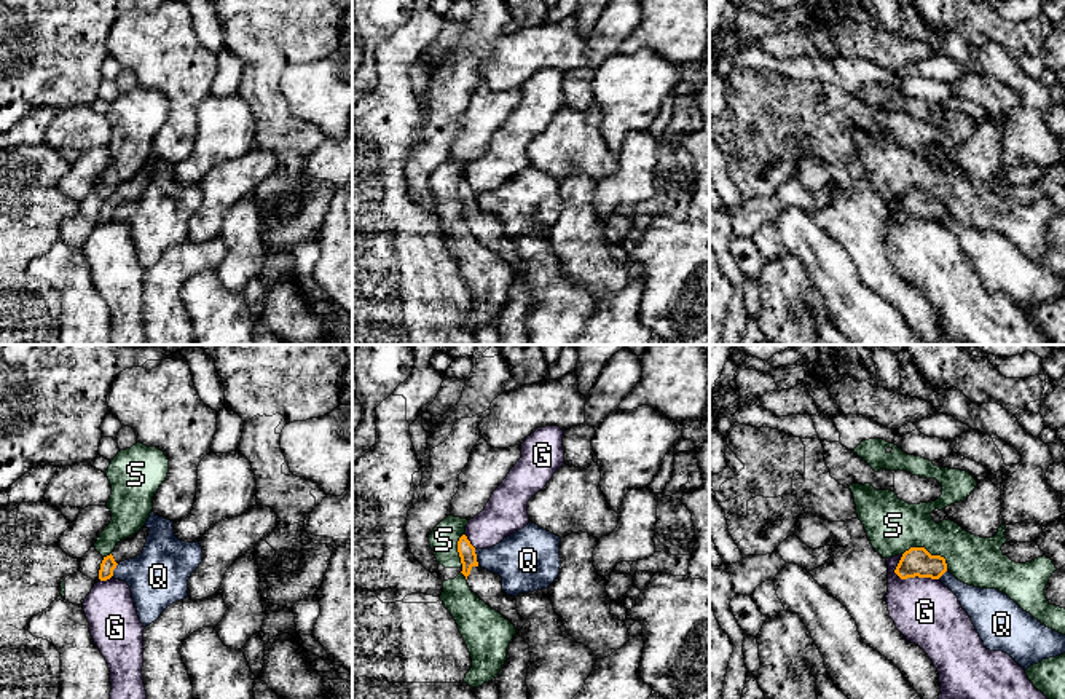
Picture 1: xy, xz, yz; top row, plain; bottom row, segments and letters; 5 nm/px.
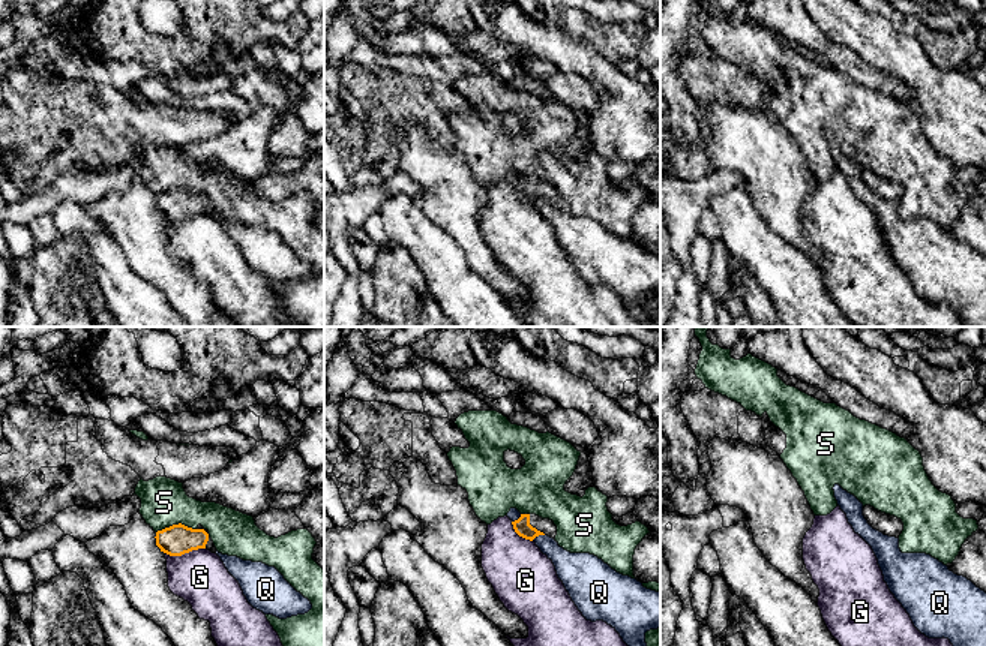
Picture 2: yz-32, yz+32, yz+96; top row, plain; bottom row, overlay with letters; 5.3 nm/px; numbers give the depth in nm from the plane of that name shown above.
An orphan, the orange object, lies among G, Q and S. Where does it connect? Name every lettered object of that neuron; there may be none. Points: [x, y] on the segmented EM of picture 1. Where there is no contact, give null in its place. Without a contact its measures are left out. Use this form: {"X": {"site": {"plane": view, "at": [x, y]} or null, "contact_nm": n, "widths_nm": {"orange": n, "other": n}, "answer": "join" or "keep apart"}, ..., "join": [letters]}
{"G": {"site": {"plane": "yz", "at": [915, 575]}, "contact_nm": 240, "widths_nm": {"orange": 140, "other": 320}, "answer": "keep apart"}, "Q": {"site": {"plane": "xz", "at": [475, 557]}, "contact_nm": 90, "widths_nm": {"orange": 80, "other": 300}, "answer": "keep apart"}, "S": {"site": {"plane": "yz", "at": [927, 551]}, "contact_nm": 240, "widths_nm": {"orange": 140, "other": 280}, "answer": "keep apart"}, "join": []}

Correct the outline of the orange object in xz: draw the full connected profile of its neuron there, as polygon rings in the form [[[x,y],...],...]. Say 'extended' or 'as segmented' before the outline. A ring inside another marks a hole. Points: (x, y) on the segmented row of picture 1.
extended; [[[466,535],[458,541],[458,552],[462,563],[462,575],[474,594],[480,597],[486,605],[509,619],[517,630],[525,626],[525,621],[517,611],[517,600],[502,590],[502,578],[481,568],[477,562],[475,547],[470,544]]]

